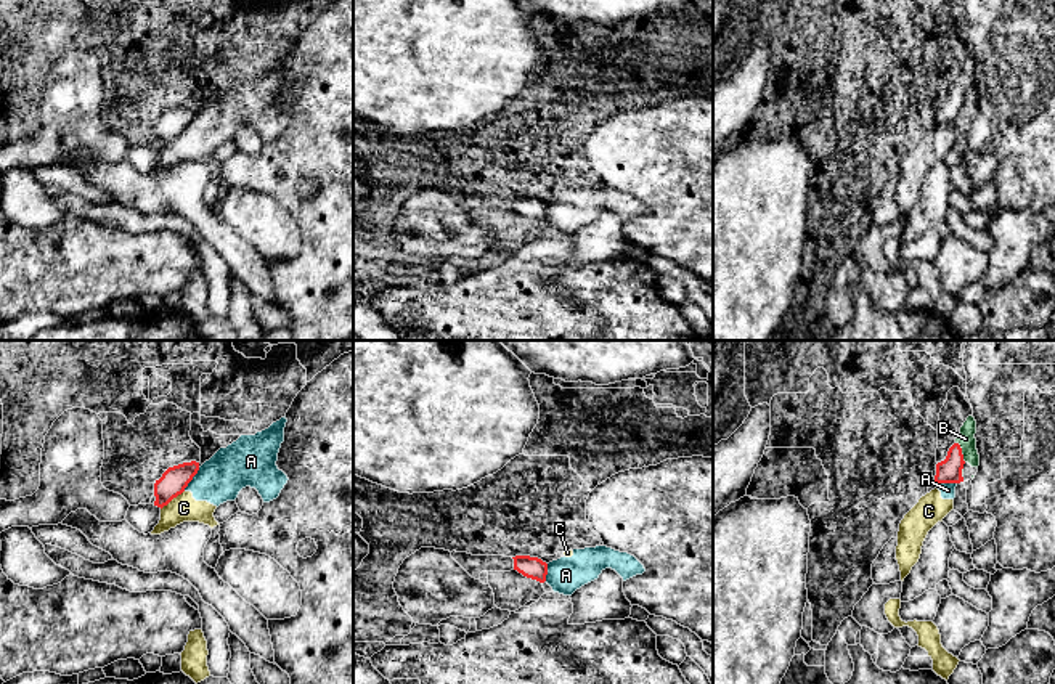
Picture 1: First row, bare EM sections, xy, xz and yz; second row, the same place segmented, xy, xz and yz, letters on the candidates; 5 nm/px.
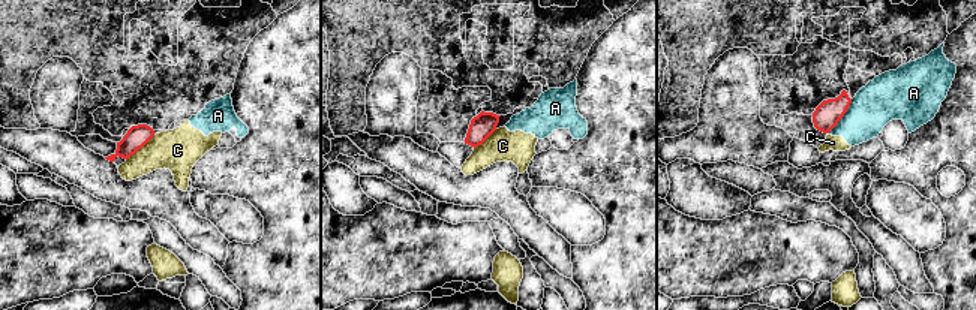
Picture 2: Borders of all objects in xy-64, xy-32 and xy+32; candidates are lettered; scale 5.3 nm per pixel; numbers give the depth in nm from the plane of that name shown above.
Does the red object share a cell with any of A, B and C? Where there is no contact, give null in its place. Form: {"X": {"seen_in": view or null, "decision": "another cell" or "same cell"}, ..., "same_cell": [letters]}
{"A": {"seen_in": "xy", "decision": "another cell"}, "B": {"seen_in": "yz", "decision": "same cell"}, "C": {"seen_in": "xy", "decision": "another cell"}, "same_cell": ["B"]}

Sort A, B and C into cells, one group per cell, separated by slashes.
A C / B

